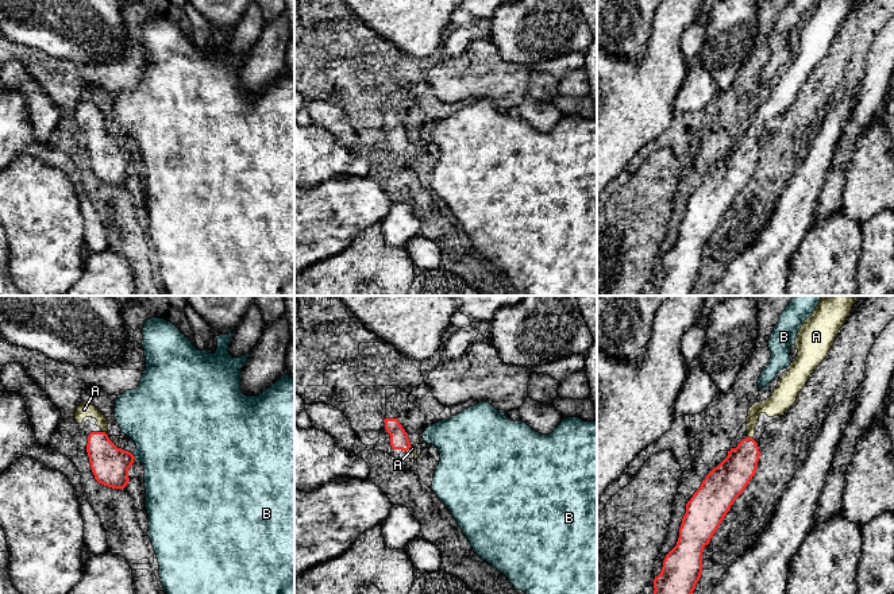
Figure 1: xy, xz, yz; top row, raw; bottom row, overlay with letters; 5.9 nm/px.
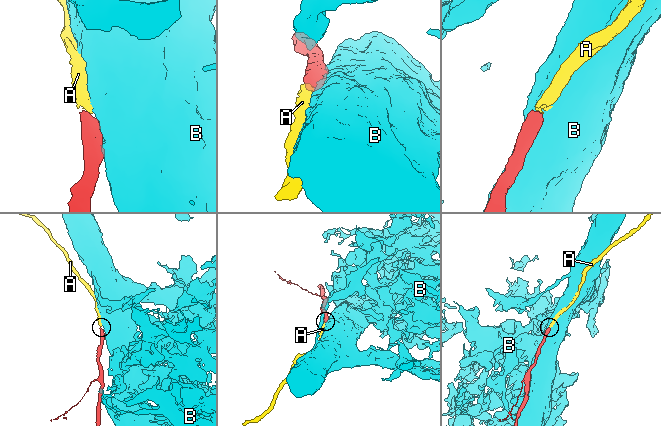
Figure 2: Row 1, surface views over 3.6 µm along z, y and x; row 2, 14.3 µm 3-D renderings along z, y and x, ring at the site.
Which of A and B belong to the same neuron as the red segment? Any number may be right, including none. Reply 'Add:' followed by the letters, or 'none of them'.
Add: A

